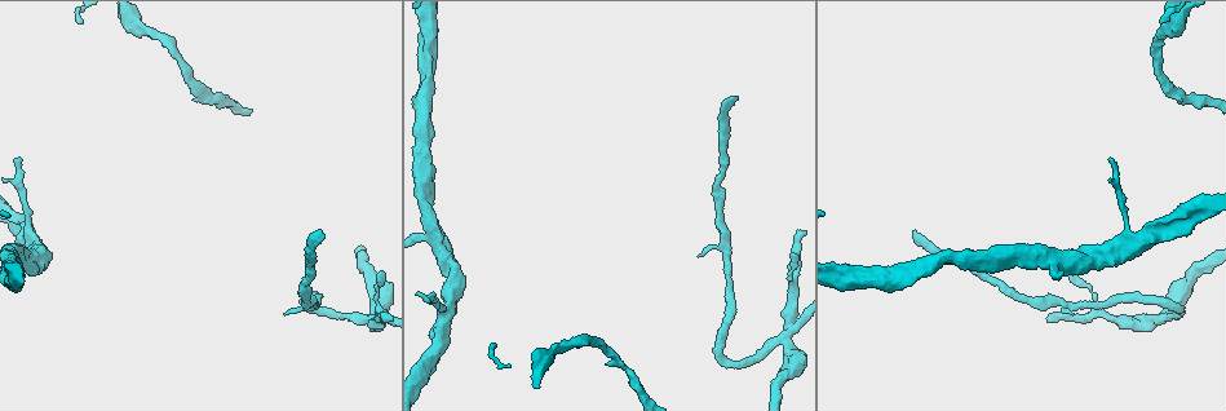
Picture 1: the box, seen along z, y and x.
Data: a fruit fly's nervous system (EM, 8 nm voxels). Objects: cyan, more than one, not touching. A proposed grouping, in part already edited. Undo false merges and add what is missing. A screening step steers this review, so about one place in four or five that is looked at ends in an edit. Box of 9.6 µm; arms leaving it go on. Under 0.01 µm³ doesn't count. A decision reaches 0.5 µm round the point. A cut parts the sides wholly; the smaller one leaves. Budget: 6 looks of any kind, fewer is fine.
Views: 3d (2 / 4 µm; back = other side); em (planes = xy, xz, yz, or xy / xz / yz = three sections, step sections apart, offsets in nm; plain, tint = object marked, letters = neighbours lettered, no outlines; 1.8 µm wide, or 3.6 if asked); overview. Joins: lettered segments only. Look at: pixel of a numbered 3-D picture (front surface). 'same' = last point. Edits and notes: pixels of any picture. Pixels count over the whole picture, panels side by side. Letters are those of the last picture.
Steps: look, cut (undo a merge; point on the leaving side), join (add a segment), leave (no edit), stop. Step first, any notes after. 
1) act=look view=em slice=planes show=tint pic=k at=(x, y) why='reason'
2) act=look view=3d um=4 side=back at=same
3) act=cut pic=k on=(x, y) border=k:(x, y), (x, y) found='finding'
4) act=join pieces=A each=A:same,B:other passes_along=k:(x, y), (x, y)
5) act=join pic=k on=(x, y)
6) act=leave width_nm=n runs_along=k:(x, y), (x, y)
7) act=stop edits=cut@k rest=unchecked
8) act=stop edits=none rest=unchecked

act=look view=em slice=planes show=letters pic=1 at=(20, 159) why='branch stops here'

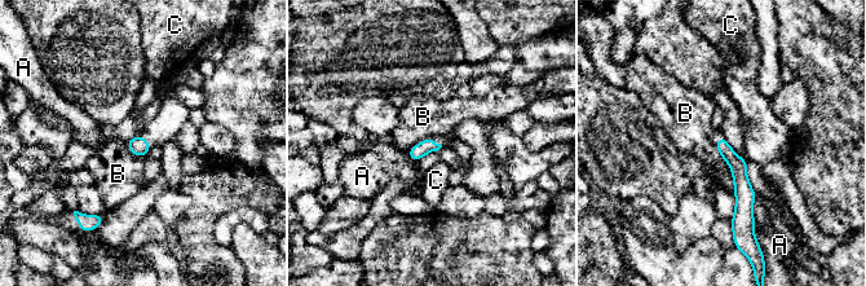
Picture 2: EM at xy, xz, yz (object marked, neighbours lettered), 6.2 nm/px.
act=leave each=A:other,B:other,C:other border=2:(432, 136), (420, 140), (406, 152) found='no lettered segment goes on from it'

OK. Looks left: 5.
act=look view=3d um=4 pic=1 at=(317, 230) why='long arm stops here'

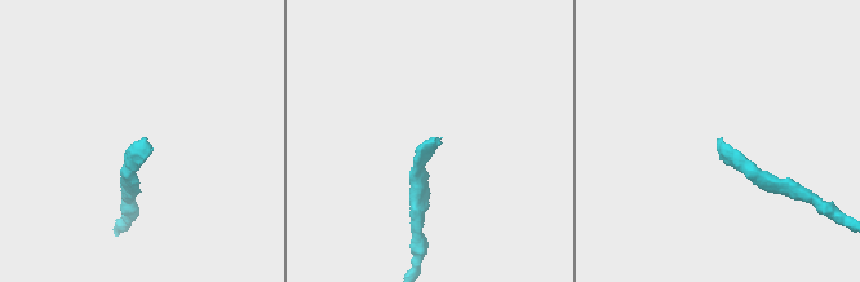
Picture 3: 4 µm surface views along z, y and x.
act=look view=em slice=planes show=letters pic=3 at=(145, 137)

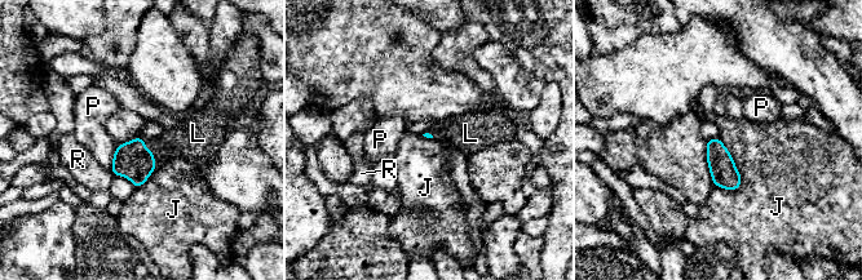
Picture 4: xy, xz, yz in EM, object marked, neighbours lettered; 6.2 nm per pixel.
act=join pieces=L each=J:other,L:same,P:other,R:other passes_along=4:(132, 160), (151, 151), (189, 137) found='the neuron continues'

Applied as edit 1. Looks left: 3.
act=look view=em slice=xy step=8 show=letters pic=1 at=(371, 315) why='four-way junction'

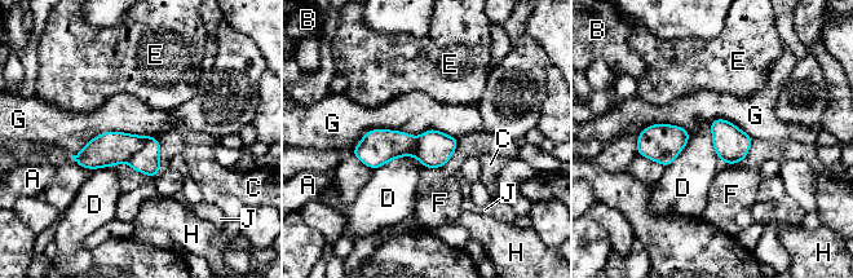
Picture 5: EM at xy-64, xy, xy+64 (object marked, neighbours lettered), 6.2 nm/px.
act=cut pic=5 on=(111, 148) each=A:other,B:other,C:other,D:other,E:other,F:other,G:other,H:other,J:other found='a second neuron is stuck on'

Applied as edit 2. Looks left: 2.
act=stop edits=join@4,cut@5 rest=unchecked

